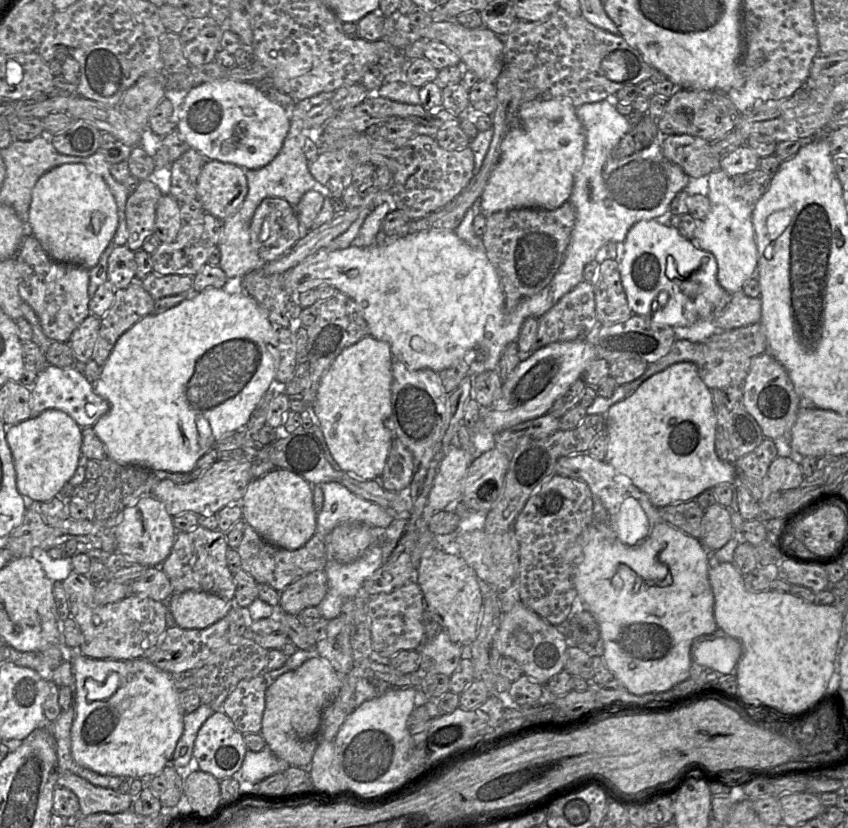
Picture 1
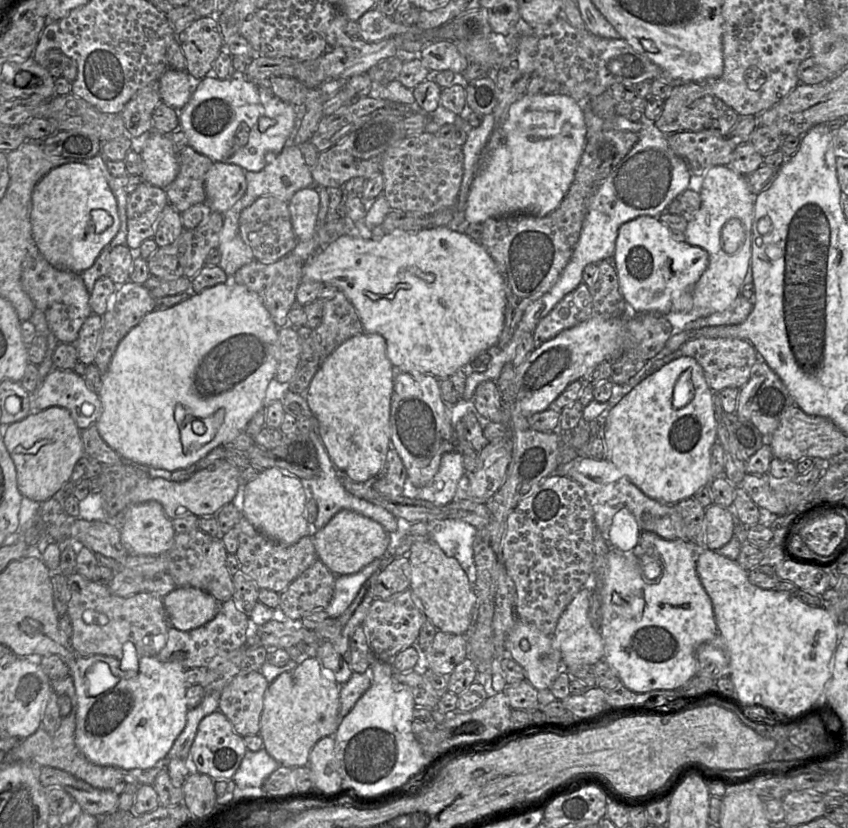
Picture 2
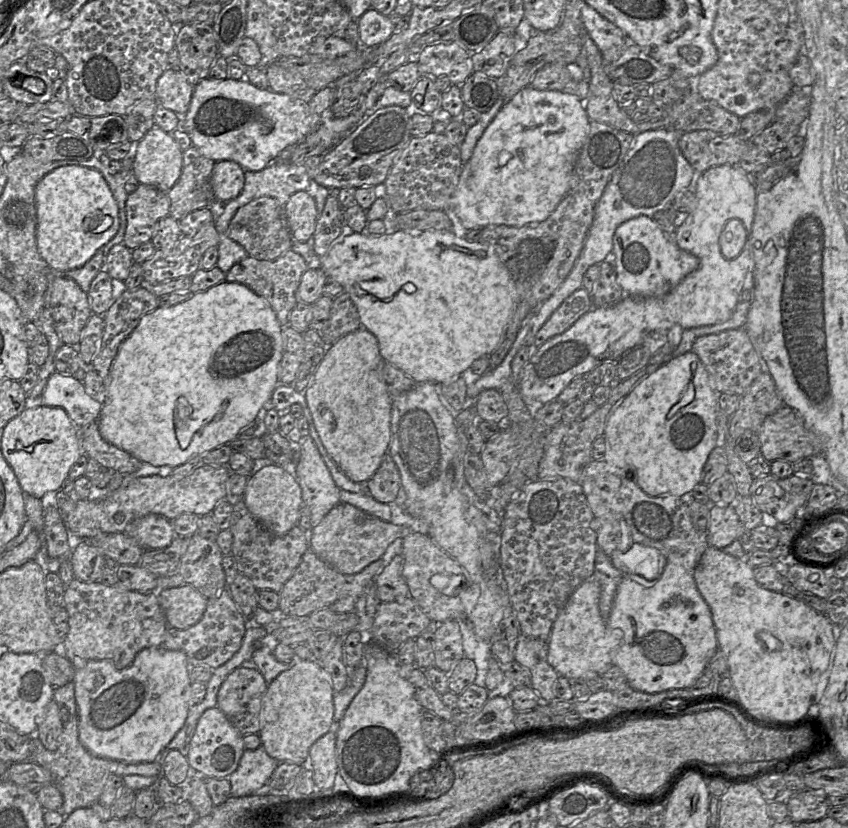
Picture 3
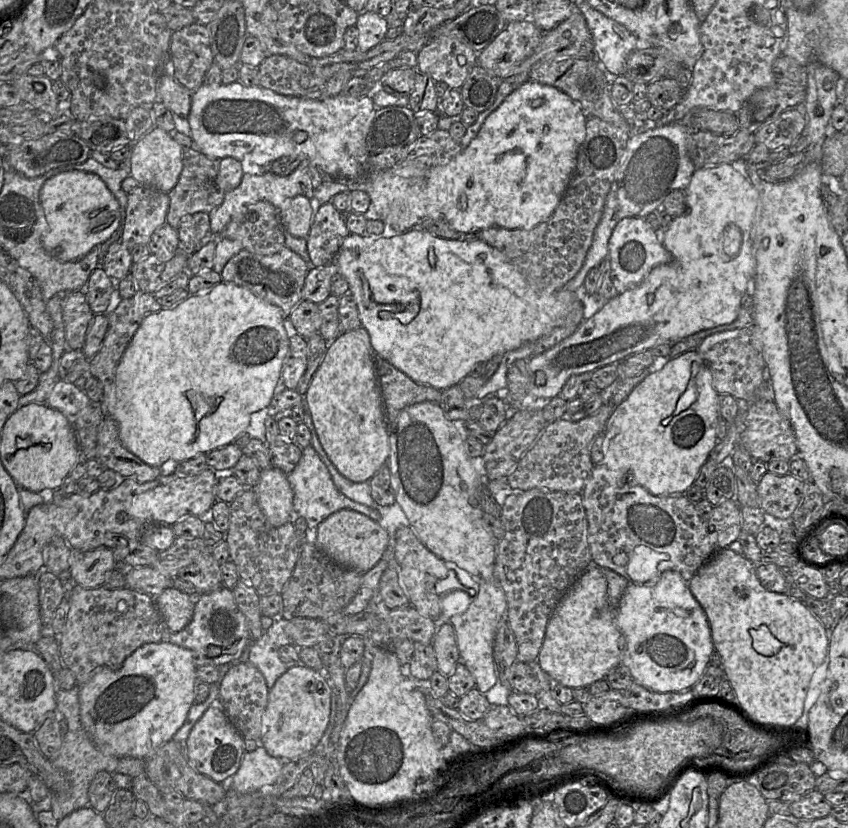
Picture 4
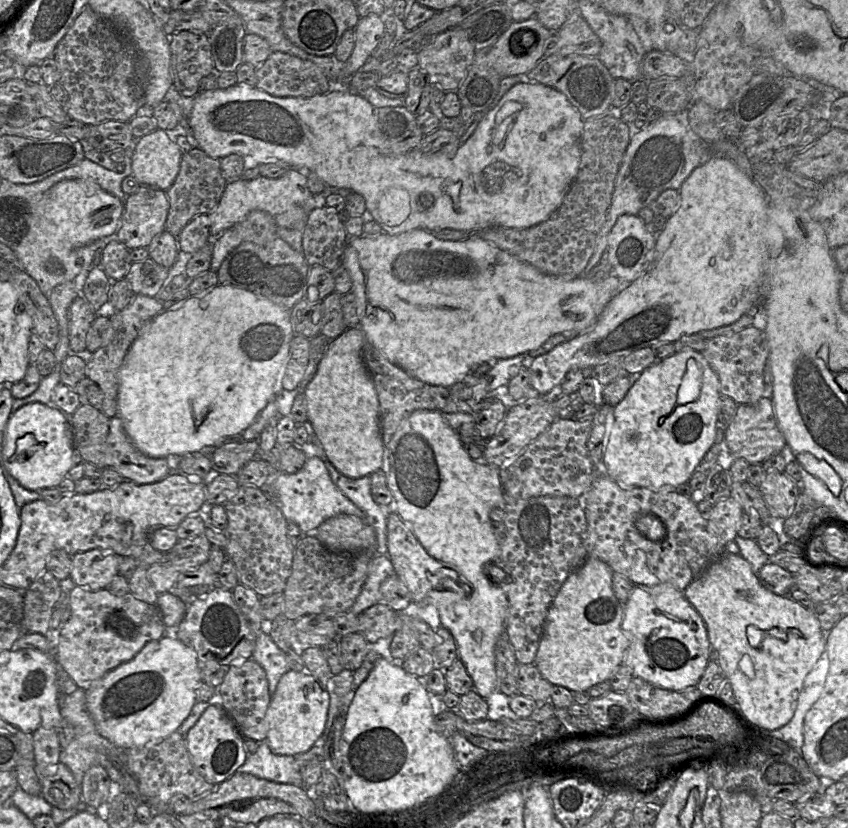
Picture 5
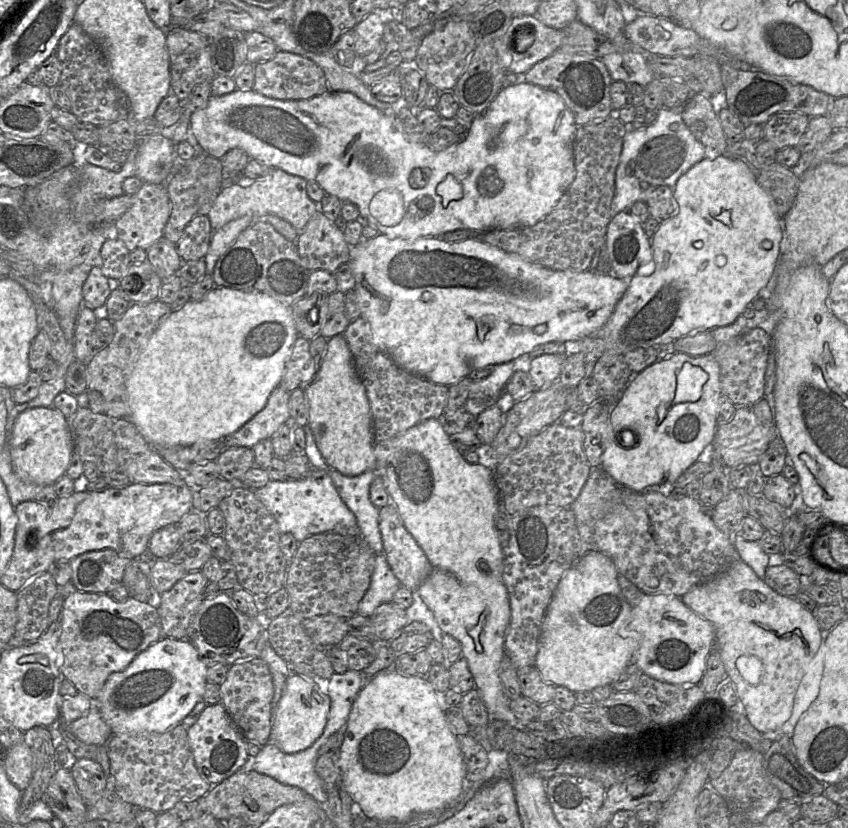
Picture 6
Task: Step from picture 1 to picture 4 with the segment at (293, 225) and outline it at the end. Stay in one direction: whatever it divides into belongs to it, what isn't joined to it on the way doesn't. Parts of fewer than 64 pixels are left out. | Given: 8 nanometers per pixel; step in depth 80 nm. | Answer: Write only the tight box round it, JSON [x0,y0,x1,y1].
[206,201,285,255]

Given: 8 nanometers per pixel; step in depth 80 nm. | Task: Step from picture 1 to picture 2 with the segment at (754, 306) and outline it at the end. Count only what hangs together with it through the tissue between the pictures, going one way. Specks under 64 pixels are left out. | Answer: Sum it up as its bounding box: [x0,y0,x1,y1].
[686,295,753,330]

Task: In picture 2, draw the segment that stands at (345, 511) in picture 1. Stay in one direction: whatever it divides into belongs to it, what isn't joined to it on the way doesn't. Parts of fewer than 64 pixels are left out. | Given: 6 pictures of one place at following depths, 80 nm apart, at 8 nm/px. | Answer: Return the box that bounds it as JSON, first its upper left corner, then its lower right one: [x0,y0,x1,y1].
[308,443,398,534]

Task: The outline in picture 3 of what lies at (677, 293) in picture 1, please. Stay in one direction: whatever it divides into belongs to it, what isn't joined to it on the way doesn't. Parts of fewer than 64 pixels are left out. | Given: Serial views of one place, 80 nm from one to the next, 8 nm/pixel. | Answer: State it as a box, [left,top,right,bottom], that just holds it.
[612,216,699,296]

